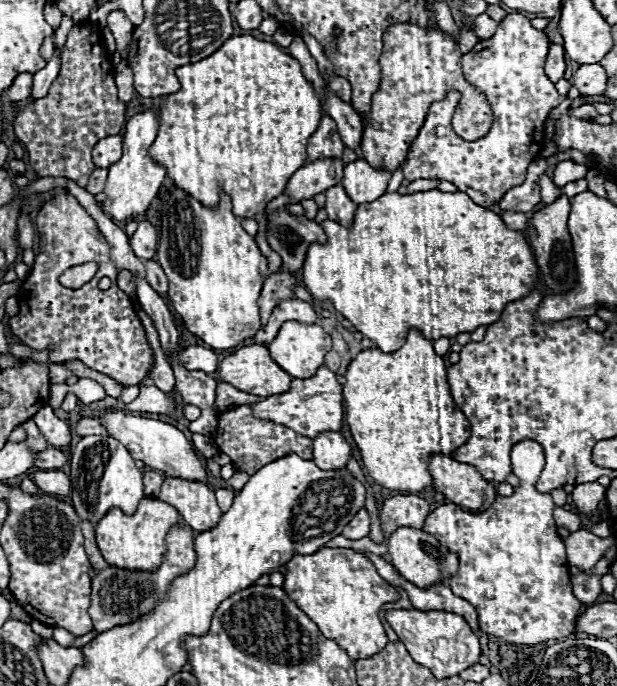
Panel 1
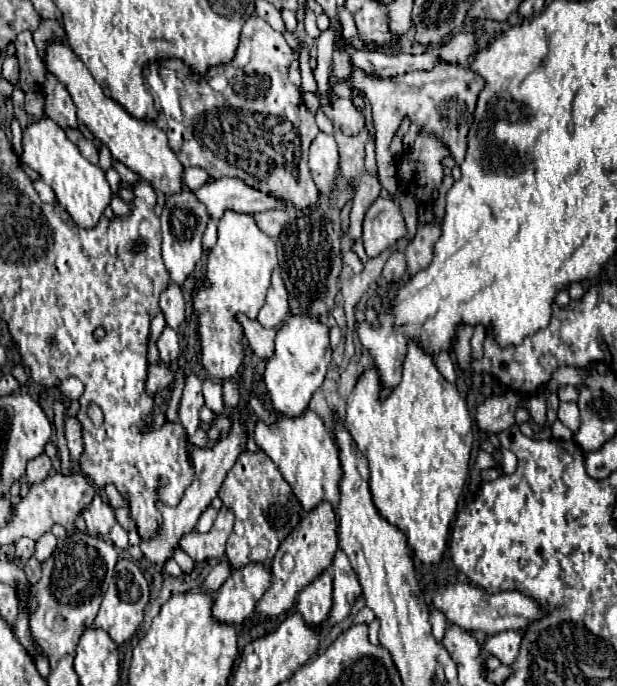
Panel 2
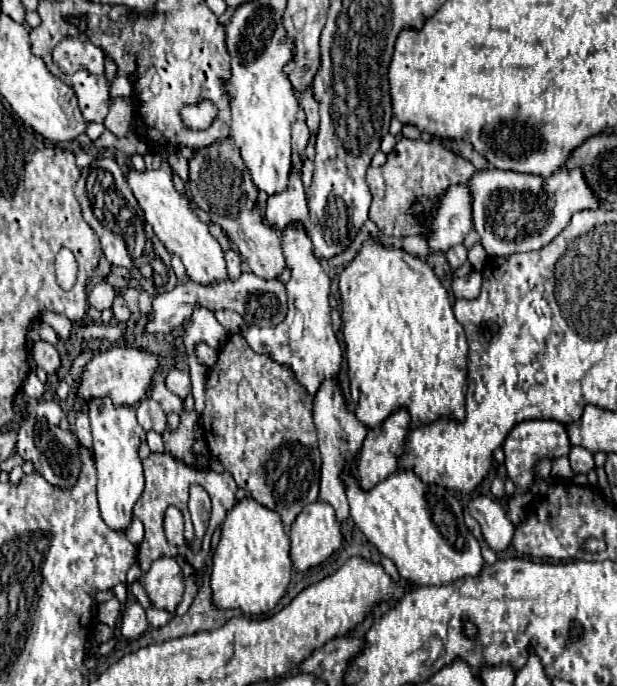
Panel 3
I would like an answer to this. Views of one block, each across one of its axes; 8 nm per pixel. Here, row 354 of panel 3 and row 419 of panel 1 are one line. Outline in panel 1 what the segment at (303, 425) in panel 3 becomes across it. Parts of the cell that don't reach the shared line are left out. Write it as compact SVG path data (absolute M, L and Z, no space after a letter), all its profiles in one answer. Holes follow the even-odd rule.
M250 404L236 406L218 416L218 430L216 430L214 442L222 454L228 454L232 458L232 464L238 470L248 472L248 474L254 474L264 464L284 458L290 452L296 452L304 460L312 460L312 438L304 438L304 436L296 434L294 430L288 430L286 426L280 426L276 422L256 418L252 414Z

